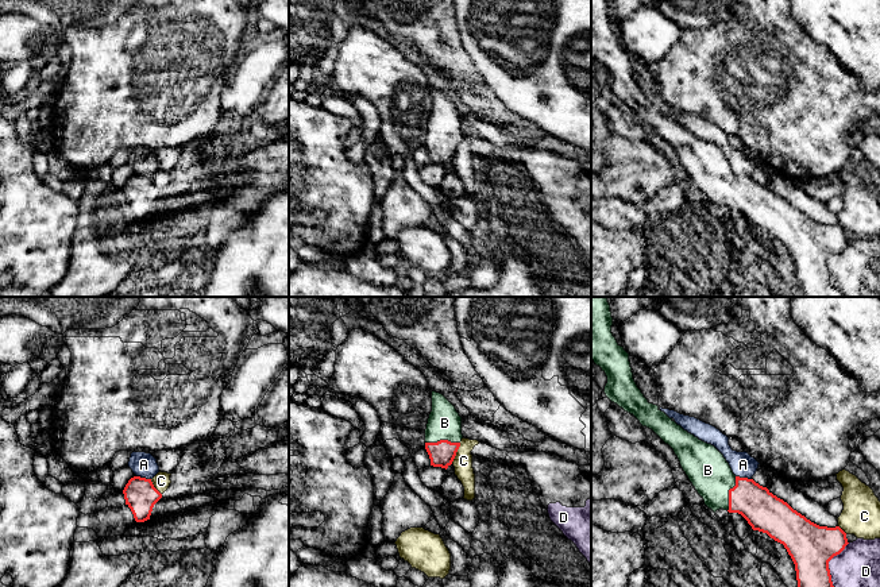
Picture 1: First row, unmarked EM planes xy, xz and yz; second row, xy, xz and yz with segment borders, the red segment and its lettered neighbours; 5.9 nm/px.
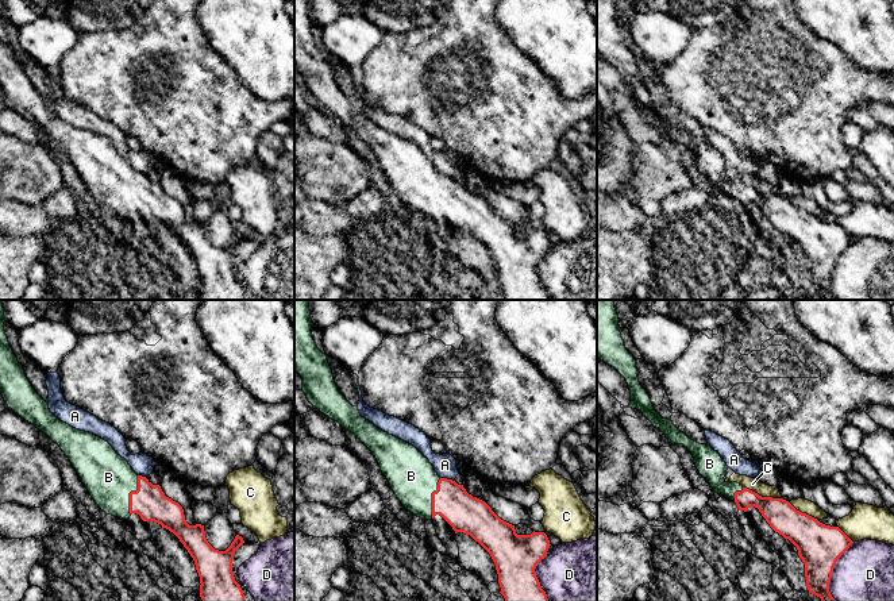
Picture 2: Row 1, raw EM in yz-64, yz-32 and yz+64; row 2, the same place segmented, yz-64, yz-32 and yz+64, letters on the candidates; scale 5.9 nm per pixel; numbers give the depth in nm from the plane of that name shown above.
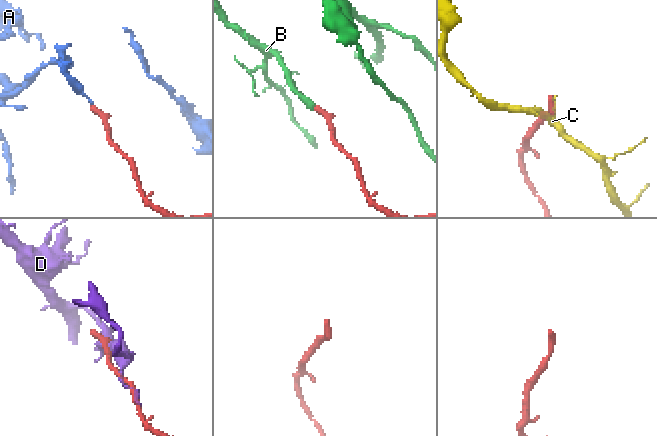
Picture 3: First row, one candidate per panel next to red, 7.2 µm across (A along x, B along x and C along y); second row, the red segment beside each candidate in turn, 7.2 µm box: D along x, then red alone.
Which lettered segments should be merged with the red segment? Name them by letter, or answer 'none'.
B

